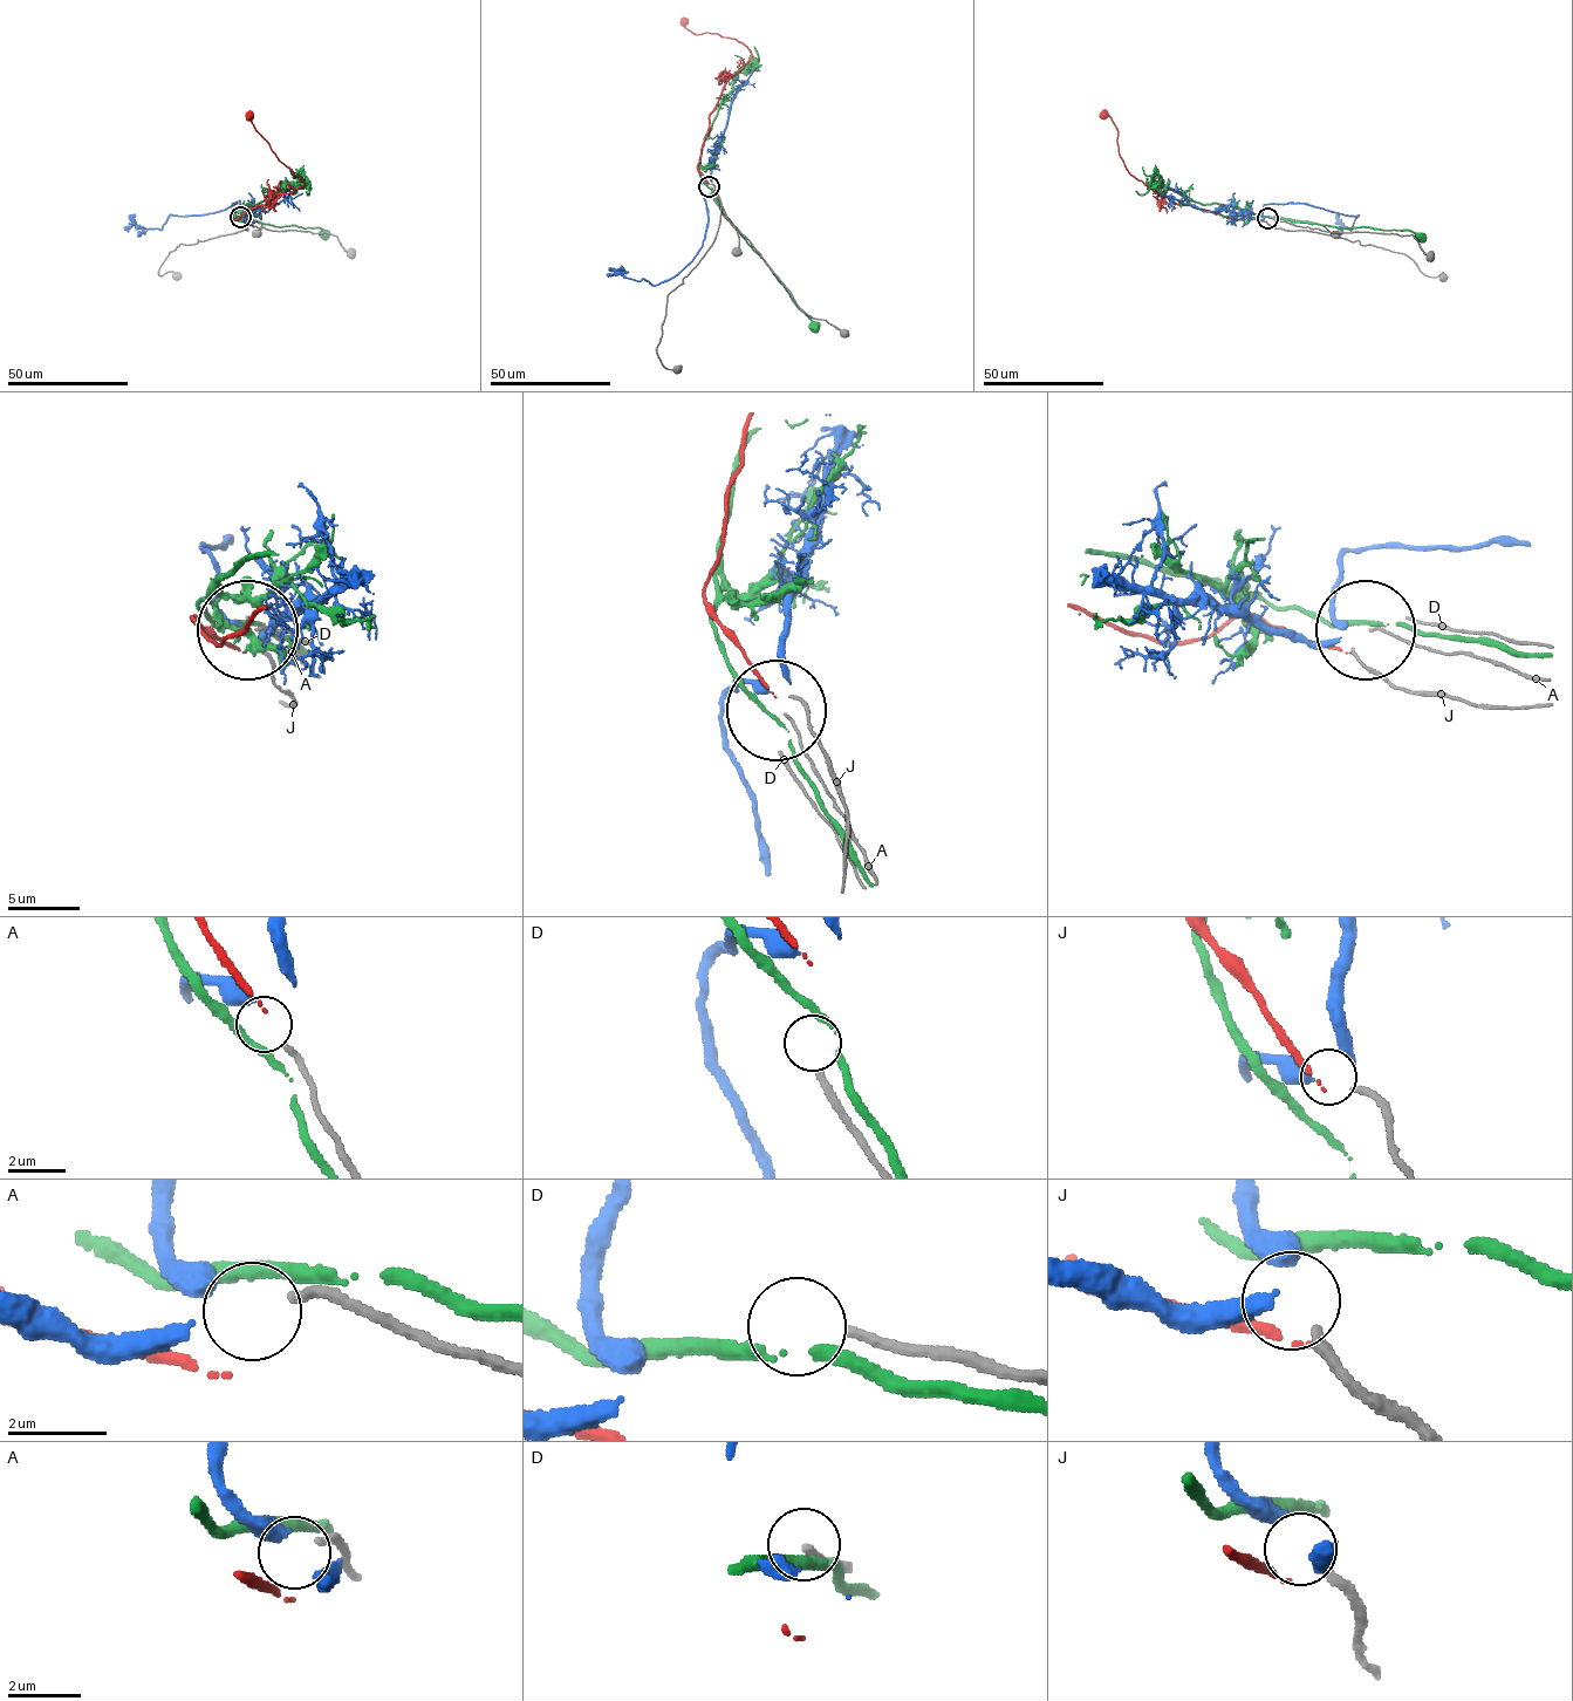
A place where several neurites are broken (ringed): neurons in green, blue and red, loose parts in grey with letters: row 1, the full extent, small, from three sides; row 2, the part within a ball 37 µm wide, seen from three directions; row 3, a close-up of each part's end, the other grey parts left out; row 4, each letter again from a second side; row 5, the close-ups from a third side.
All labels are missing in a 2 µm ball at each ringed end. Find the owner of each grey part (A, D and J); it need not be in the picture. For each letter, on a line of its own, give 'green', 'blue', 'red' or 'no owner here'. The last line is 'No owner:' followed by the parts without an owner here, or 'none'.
A: blue
D: no owner here
J: no owner here
No owner: D, J

